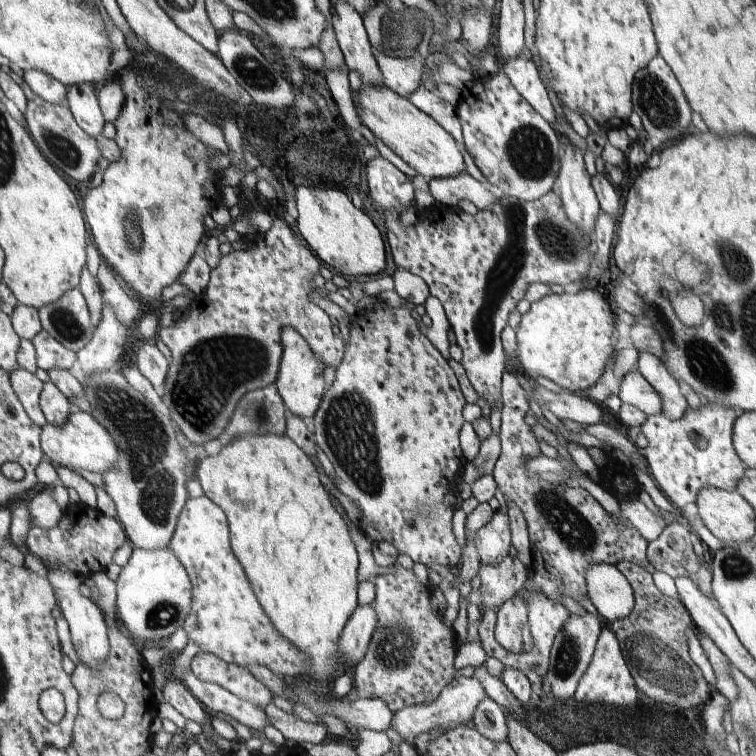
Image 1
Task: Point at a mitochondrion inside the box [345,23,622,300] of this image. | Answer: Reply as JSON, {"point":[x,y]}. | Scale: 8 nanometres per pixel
{"point":[528,150]}

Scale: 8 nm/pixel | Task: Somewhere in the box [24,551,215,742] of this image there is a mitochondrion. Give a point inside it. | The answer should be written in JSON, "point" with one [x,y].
{"point":[166,613]}

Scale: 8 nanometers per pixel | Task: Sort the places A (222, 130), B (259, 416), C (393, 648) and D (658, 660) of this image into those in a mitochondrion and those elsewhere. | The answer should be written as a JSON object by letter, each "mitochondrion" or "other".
{"A":"other","B":"mitochondrion","C":"mitochondrion","D":"mitochondrion"}

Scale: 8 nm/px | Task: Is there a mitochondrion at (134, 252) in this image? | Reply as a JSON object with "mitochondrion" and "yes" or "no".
{"mitochondrion":"yes"}

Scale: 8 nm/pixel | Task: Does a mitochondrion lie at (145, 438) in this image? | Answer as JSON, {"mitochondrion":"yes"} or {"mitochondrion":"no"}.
{"mitochondrion":"yes"}

